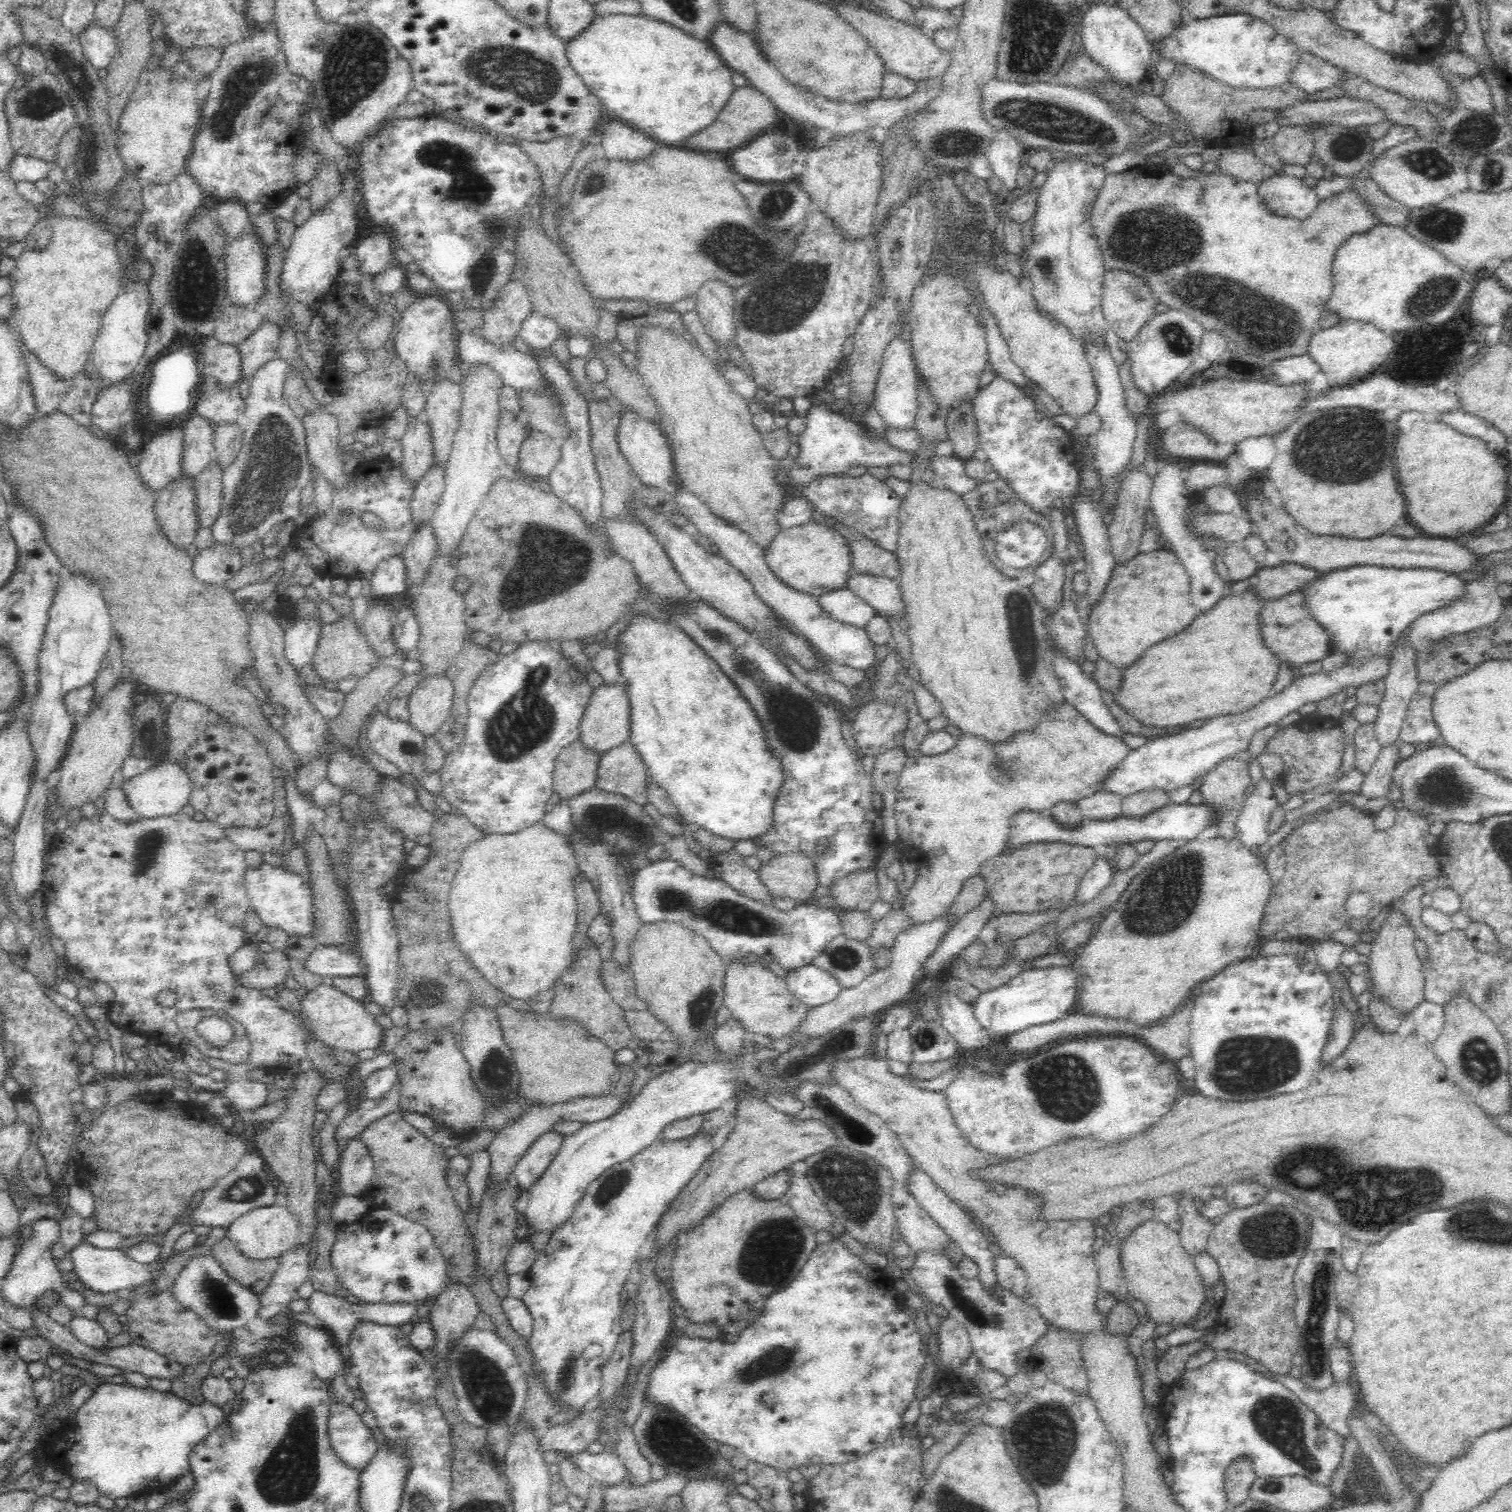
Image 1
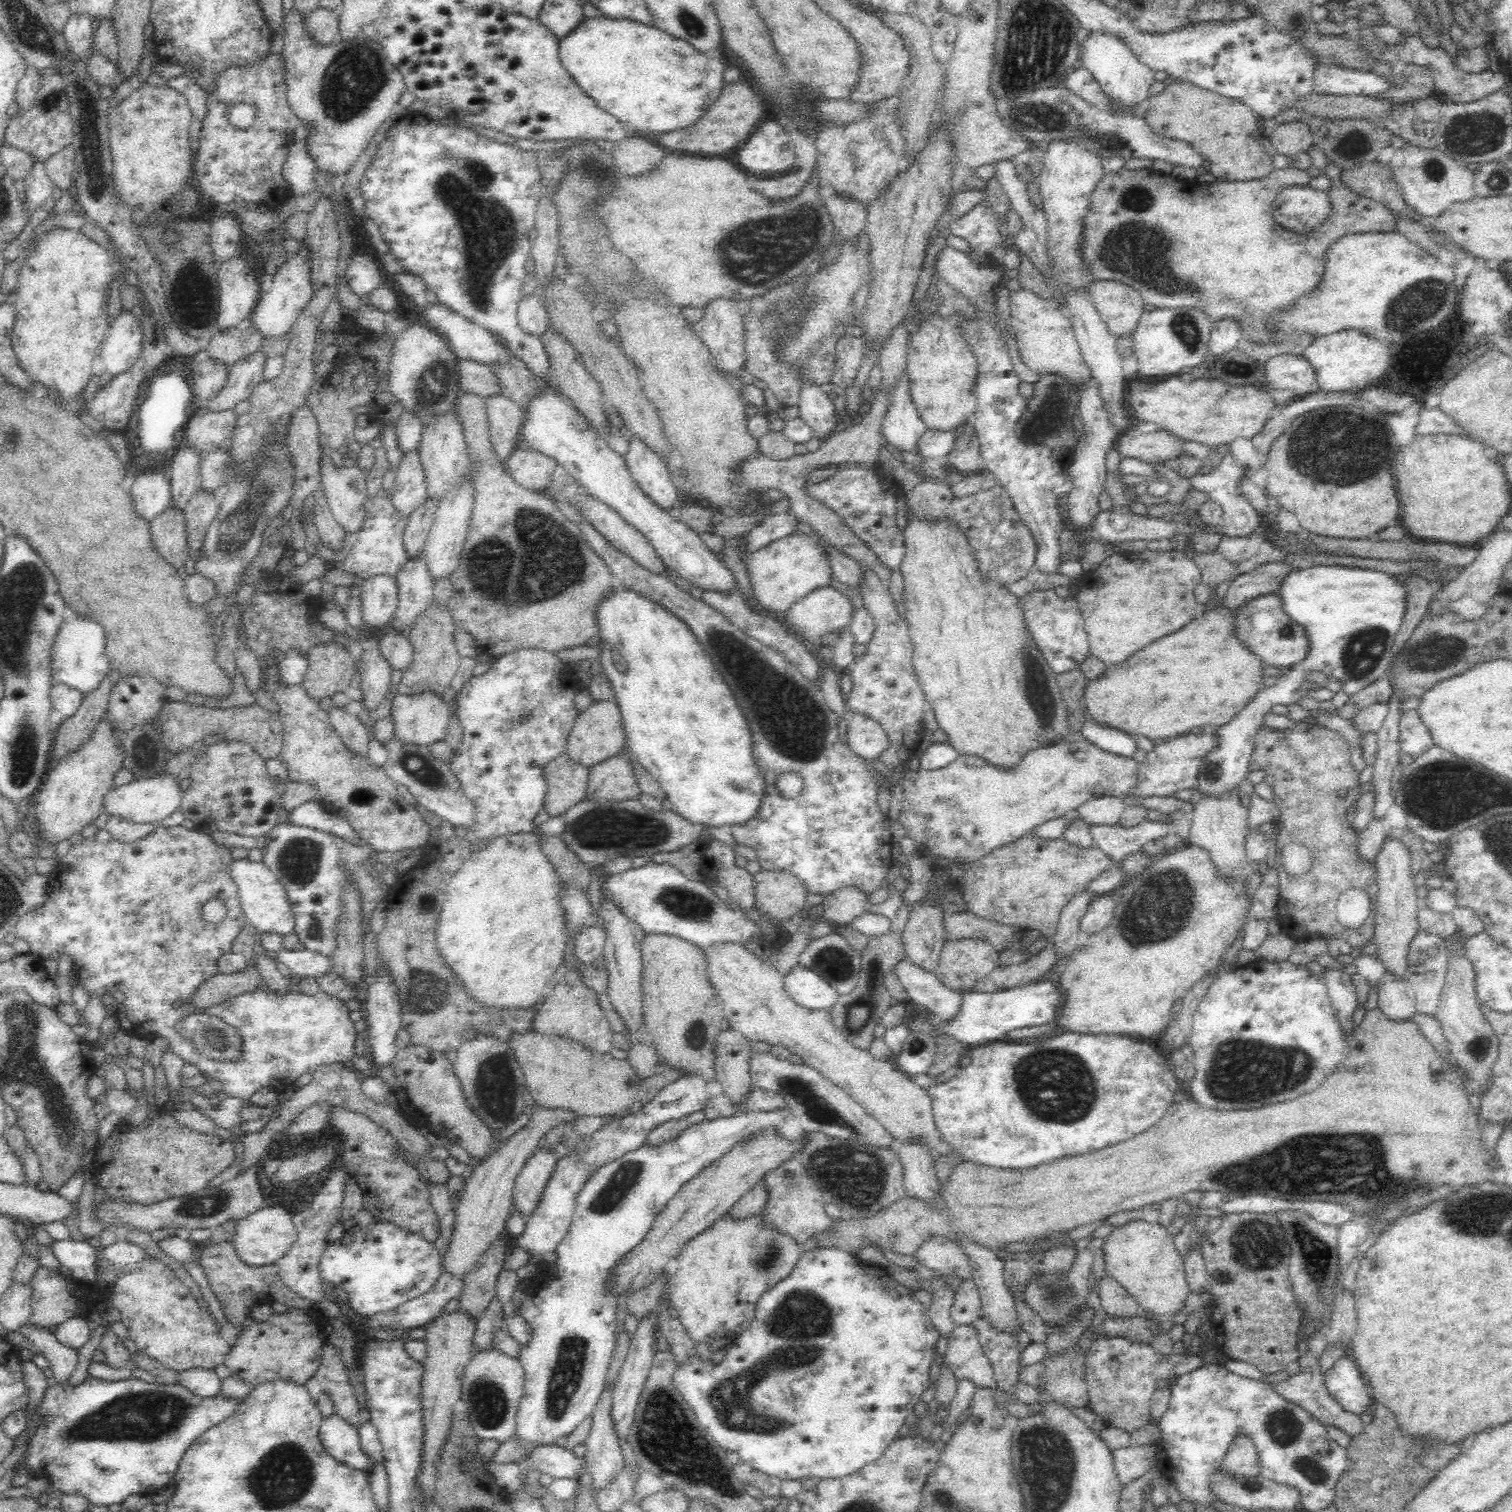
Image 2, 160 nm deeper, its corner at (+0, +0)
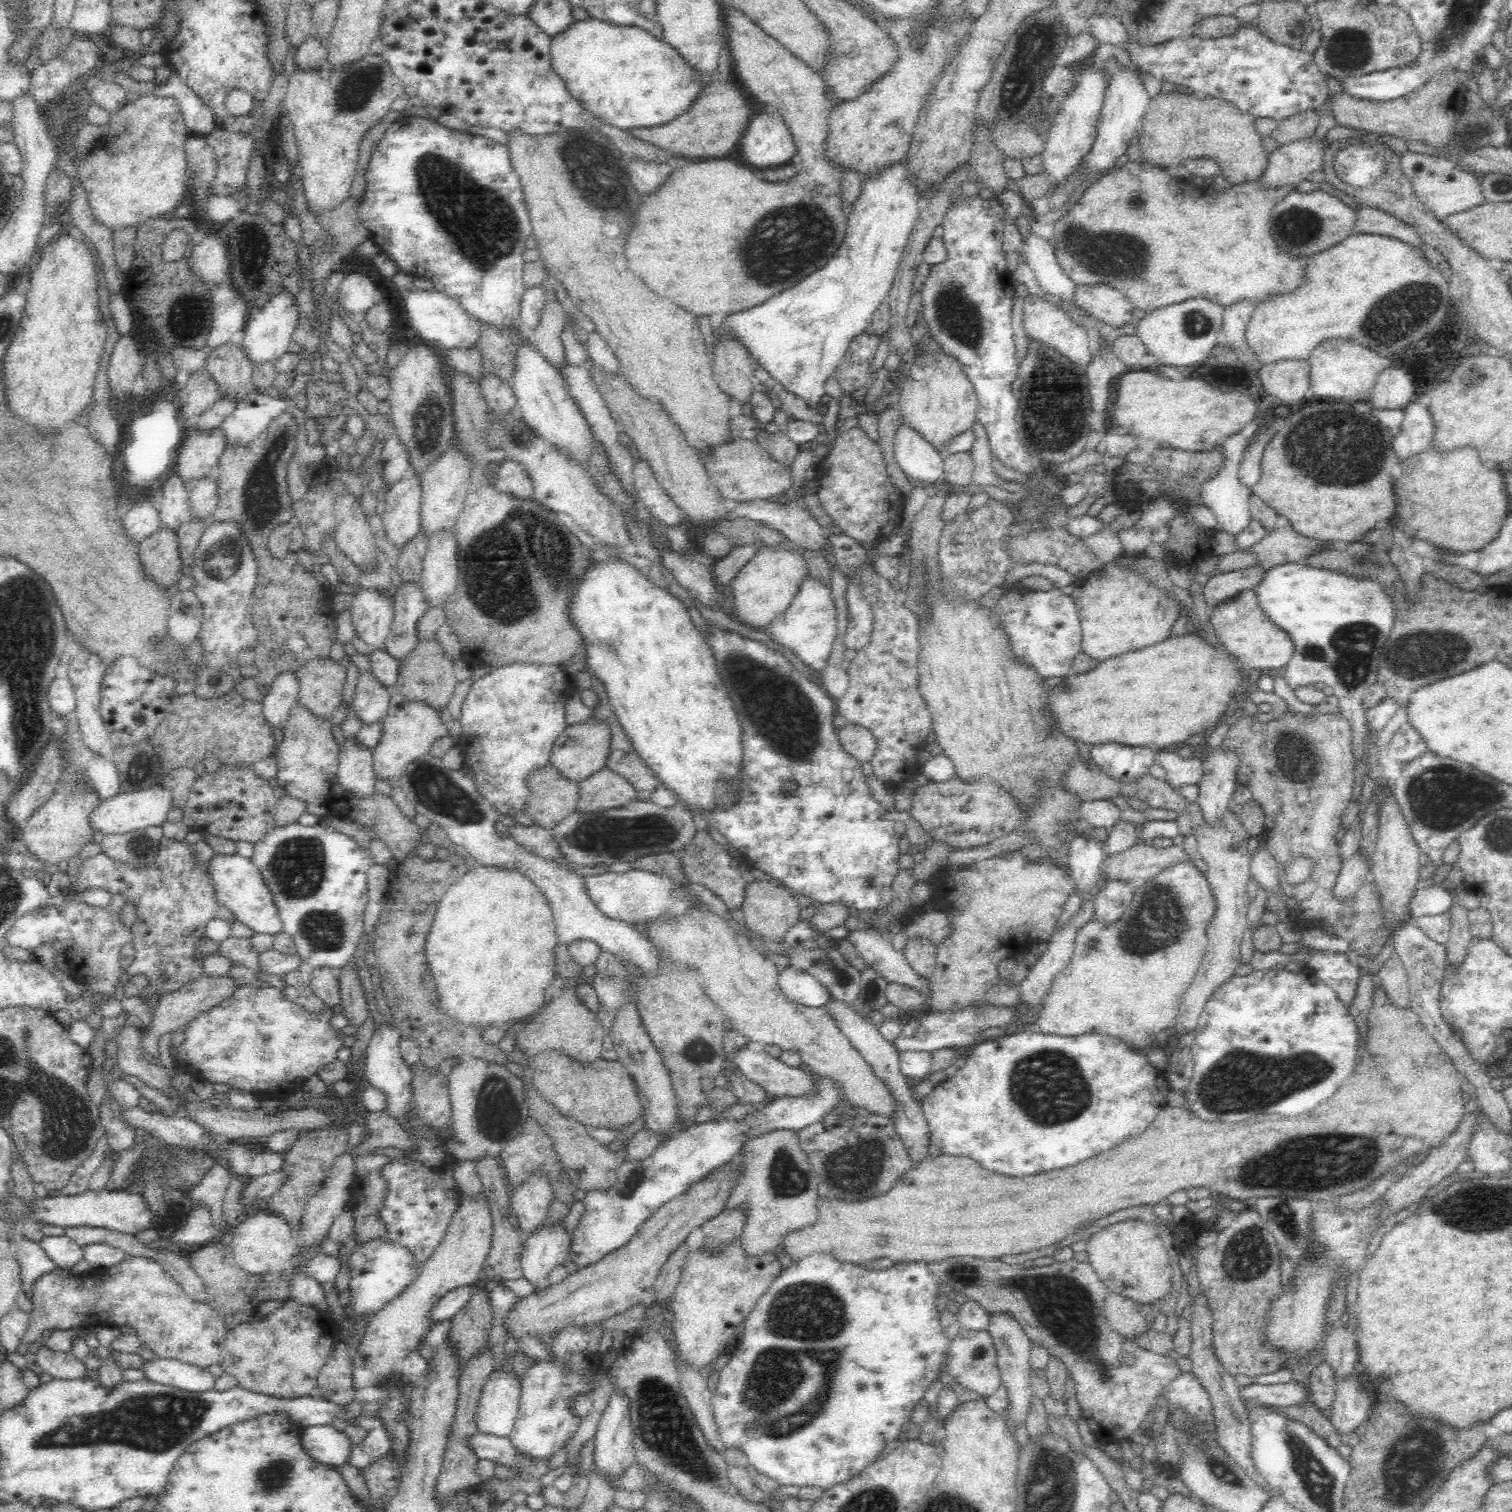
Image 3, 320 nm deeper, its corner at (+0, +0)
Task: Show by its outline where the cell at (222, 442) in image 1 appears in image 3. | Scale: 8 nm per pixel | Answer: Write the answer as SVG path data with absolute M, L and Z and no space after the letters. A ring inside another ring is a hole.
M200 477L190 485L192 516L210 517L216 511L220 499L219 479Z

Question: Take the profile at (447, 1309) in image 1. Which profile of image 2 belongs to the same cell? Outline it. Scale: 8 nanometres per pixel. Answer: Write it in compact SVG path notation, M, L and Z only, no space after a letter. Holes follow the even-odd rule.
M464 1309L443 1312L436 1316L432 1322L424 1325L426 1331L427 1358L423 1379L423 1406L424 1406L424 1434L425 1470L421 1473L420 1485L422 1491L431 1497L434 1495L436 1467L434 1462L440 1456L440 1447L449 1433L449 1418L452 1409L460 1400L462 1390L462 1376L464 1368L468 1364L474 1350L474 1338L476 1337L477 1318L471 1316Z

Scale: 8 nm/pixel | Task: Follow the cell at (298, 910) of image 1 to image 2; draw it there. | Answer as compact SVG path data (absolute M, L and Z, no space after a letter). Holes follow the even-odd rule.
M248 857L243 860L235 860L231 874L239 887L238 895L247 923L254 924L260 933L275 932L285 935L296 930L296 918L292 911L287 888L263 863L253 862Z

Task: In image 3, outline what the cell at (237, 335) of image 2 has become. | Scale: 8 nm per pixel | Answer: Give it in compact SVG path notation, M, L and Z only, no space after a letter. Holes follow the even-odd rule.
M230 341L209 350L204 366L219 383L222 395L231 392L237 394L239 400L257 390L252 377L255 367L255 362L245 354L242 344Z

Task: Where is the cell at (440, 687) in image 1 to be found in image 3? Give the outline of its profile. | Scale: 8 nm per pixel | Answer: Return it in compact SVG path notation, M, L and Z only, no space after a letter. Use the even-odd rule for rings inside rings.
M393 692L383 718L382 738L372 749L375 778L388 780L391 786L397 784L397 778L403 773L408 764L417 760L419 756L428 753L432 744L438 738L448 735L445 712L436 711L434 707L424 701L408 701L398 692Z

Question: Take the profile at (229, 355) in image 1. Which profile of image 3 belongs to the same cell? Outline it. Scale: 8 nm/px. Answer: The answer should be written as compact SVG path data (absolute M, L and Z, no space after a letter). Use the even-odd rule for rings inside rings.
M202 368L191 372L186 386L178 393L176 400L180 409L180 418L202 414L219 400L221 394L219 383L208 370Z

